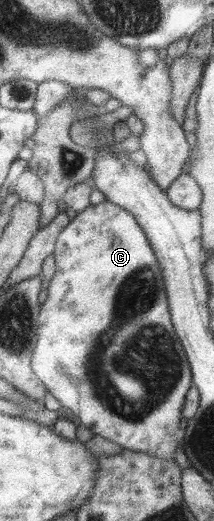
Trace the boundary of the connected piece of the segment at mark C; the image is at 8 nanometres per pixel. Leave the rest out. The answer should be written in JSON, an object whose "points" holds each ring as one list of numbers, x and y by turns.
{"points":[[105,200,97,205,89,205,84,211,72,214,69,224,57,237,53,258,56,262,56,271,47,289,48,297,40,306,40,316,37,320,39,323,37,341,31,363,37,378,62,406,73,412,75,421,89,428,93,434,99,434,99,436,119,444,123,449,146,452,159,458,175,459,177,446,182,441,182,430,179,428,179,424,183,417,186,394,194,384,190,362,170,316,162,268,144,230,127,210]]}

